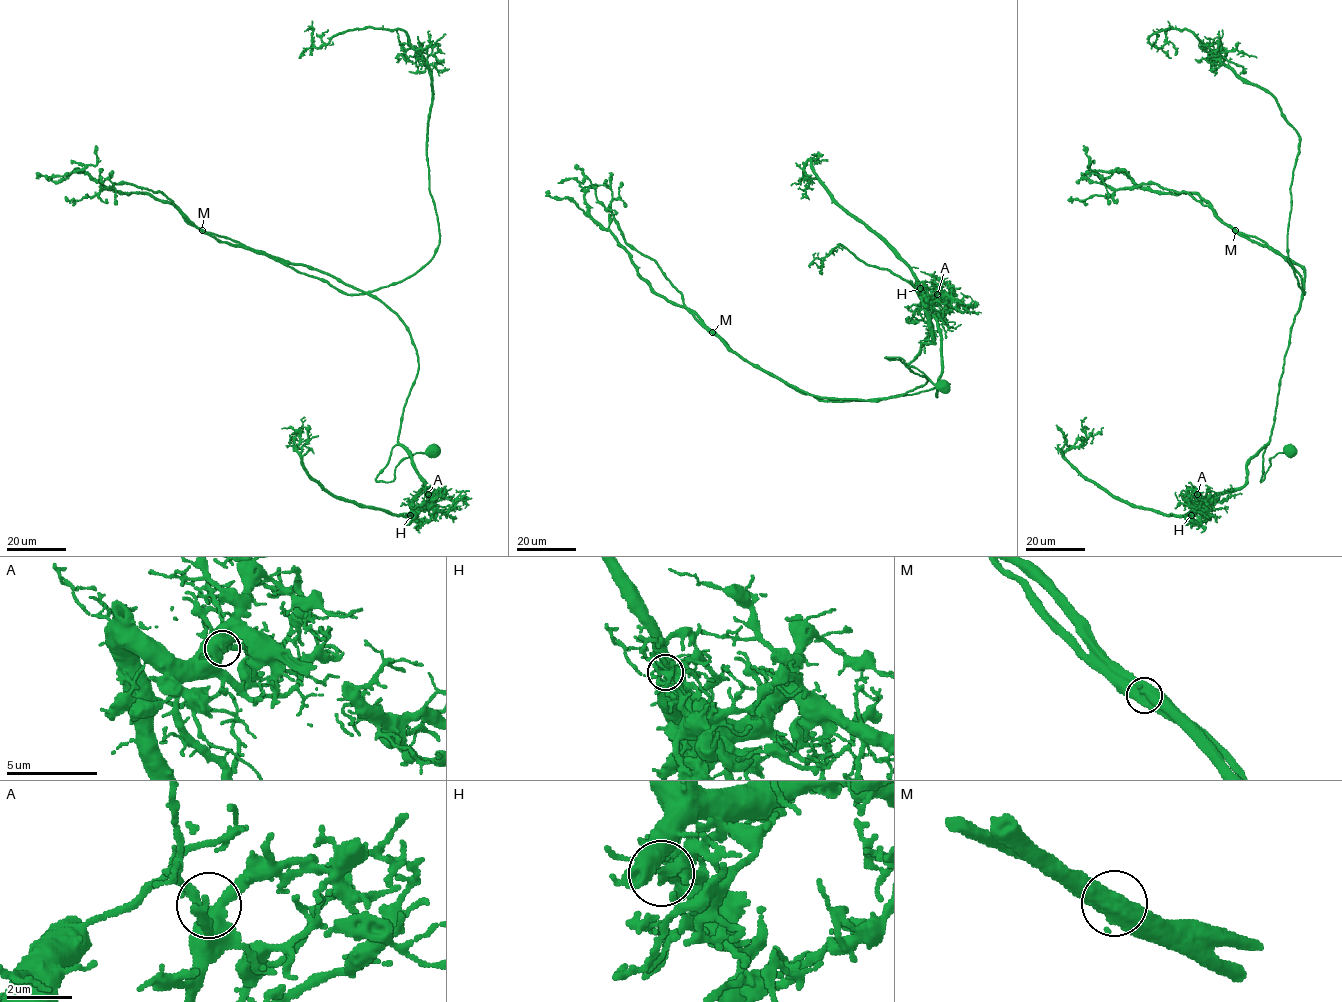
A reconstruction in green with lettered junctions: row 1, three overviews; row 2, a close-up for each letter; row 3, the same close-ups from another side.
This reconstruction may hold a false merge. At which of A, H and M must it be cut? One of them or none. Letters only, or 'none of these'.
M

